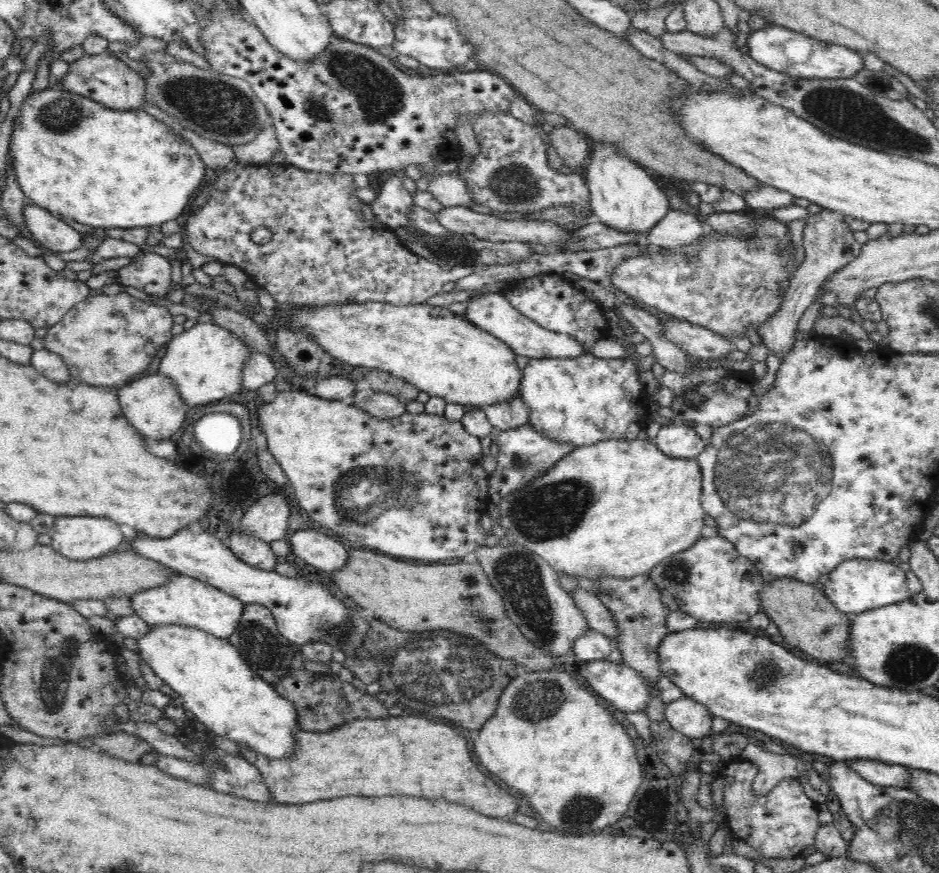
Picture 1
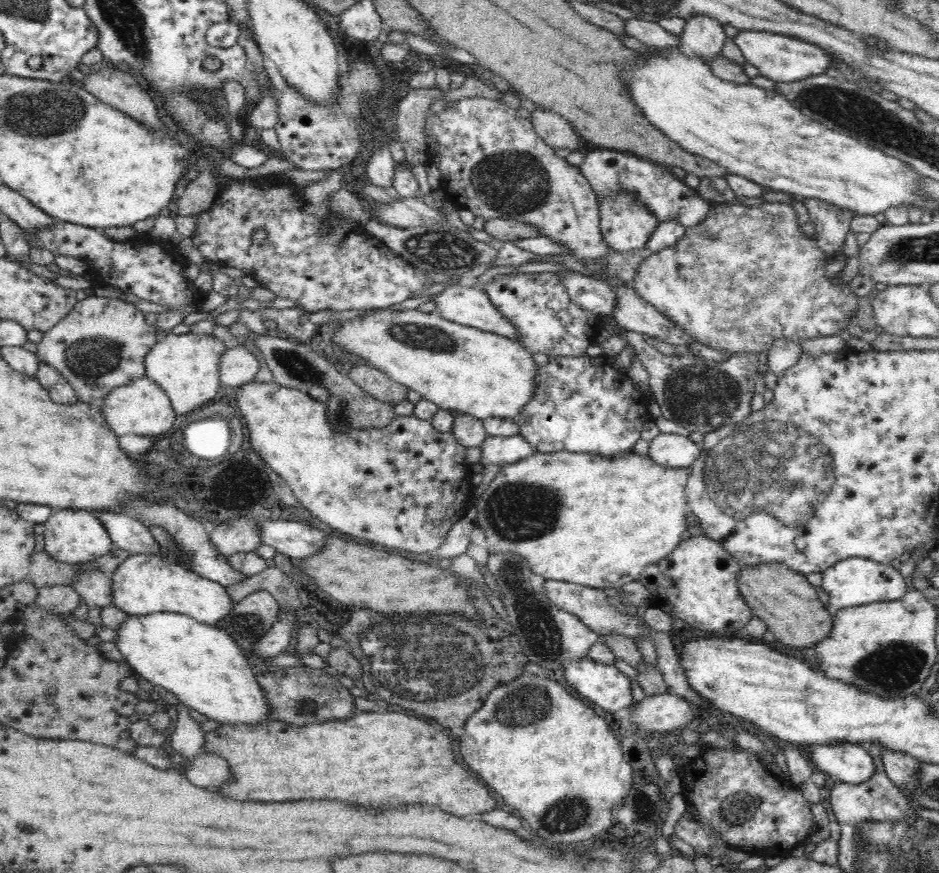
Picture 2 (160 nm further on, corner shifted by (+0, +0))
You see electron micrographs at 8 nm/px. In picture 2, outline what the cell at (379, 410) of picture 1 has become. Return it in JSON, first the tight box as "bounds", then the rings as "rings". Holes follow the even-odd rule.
{"bounds":[229,319,396,434],"rings":[[[238,319],[236,321],[236,323],[234,322],[234,324],[229,326],[229,330],[230,330],[231,334],[236,337],[236,339],[239,342],[239,345],[242,345],[246,341],[246,340],[244,340],[244,338],[249,333],[251,333],[251,334],[254,333],[255,335],[259,336],[255,340],[254,346],[260,350],[260,353],[262,353],[262,355],[264,355],[264,359],[266,359],[266,363],[268,364],[270,371],[272,371],[273,381],[276,382],[277,384],[280,384],[281,386],[286,386],[287,388],[294,388],[294,389],[304,391],[304,392],[307,392],[310,388],[313,388],[313,387],[328,390],[329,397],[328,397],[327,402],[326,402],[326,413],[328,413],[328,421],[330,421],[330,427],[332,427],[332,430],[334,432],[336,432],[336,434],[346,434],[346,433],[349,433],[350,430],[354,430],[354,429],[386,427],[386,426],[389,426],[394,421],[394,418],[396,418],[396,413],[394,413],[394,405],[392,405],[390,403],[380,402],[377,398],[374,398],[371,394],[368,394],[368,393],[362,391],[362,389],[360,389],[360,387],[358,387],[349,377],[342,376],[342,374],[340,374],[340,372],[338,372],[338,370],[336,370],[336,366],[334,364],[332,364],[332,362],[329,362],[328,360],[326,360],[326,358],[323,358],[322,356],[318,356],[318,354],[316,352],[313,352],[311,346],[303,346],[302,344],[298,344],[297,342],[293,342],[292,339],[288,339],[286,336],[283,336],[283,335],[276,336],[276,335],[274,335],[274,333],[270,333],[267,336],[256,334],[255,332],[252,332],[251,330],[247,329],[246,325],[244,325],[244,323],[240,322],[240,319]]]}

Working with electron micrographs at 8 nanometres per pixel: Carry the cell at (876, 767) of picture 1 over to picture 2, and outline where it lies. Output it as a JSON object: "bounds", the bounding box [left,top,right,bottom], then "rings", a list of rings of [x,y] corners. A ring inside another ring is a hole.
{"bounds":[809,742,876,784],"rings":[[[850,742],[810,745],[809,760],[836,782],[858,784],[868,780],[876,766],[868,748]]]}

